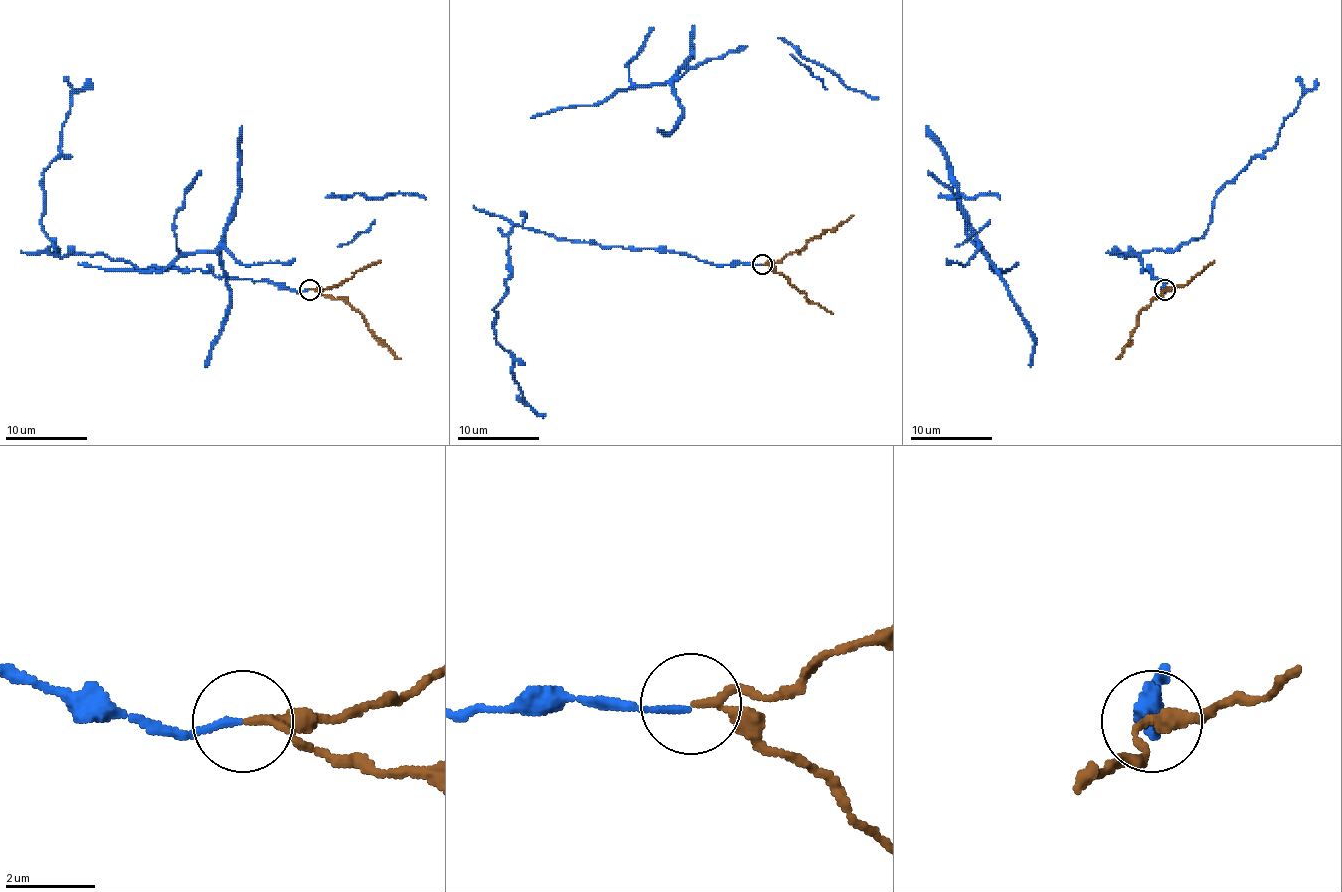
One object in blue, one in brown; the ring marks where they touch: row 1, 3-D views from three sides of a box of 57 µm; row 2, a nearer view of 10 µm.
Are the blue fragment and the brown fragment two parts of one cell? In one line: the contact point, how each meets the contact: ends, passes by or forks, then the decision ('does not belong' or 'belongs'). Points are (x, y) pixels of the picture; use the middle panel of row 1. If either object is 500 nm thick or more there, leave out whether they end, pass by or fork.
at (762, 264); blue ends there; brown passes by; belongs

